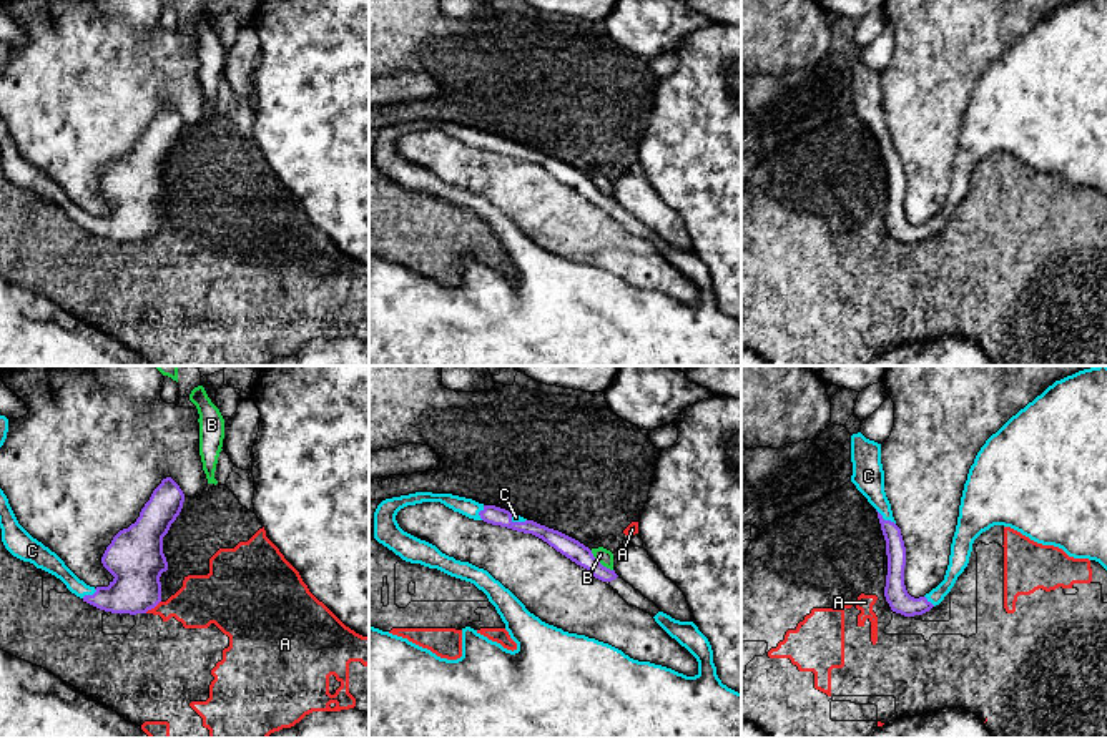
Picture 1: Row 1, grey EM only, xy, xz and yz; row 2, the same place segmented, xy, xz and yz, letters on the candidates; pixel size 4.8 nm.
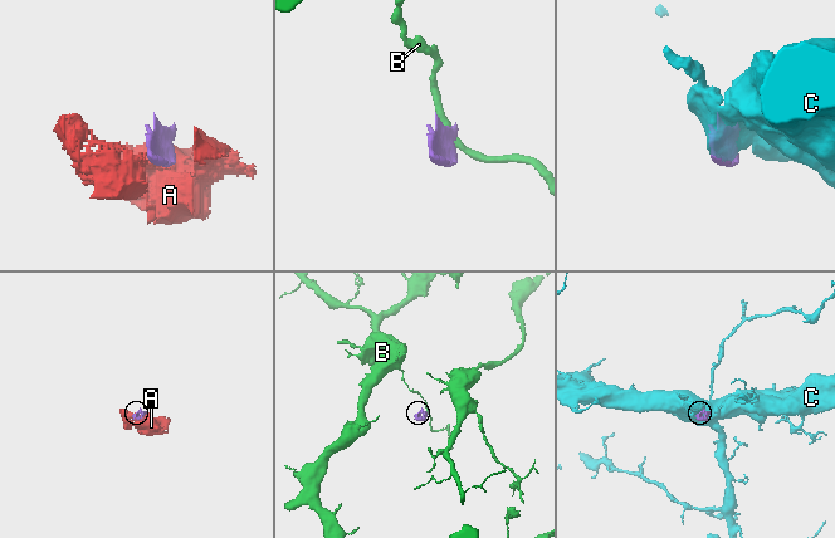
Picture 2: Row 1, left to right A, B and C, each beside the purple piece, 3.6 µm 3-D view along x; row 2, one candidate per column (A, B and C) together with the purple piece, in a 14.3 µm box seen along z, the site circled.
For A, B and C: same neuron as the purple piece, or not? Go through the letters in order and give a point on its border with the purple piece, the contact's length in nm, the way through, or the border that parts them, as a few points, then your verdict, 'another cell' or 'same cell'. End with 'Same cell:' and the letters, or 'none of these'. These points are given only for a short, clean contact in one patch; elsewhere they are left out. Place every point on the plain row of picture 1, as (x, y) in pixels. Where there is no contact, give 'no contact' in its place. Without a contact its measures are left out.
A: meets purple in xy at (152, 235); contact 100 nm long; another cell
B: meets purple in xz at (599, 190); contact 150 nm long; border along xz (590, 178), (612, 198); another cell
C: meets purple in yz at (883, 147); contact 120 nm long; same cell
Same cell: C

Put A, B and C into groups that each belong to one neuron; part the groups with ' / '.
A / B / C

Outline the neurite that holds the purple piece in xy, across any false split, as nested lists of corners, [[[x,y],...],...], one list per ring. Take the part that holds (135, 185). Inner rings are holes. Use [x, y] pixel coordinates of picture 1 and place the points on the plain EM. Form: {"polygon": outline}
{"polygon": [[[166,105],[153,118],[140,145],[120,158],[106,175],[101,191],[115,204],[108,214],[90,214],[65,189],[33,166],[17,148],[0,116],[0,156],[5,176],[57,206],[83,229],[111,241],[146,241],[161,229],[160,204],[168,198],[163,165],[183,136],[184,121]]]}

